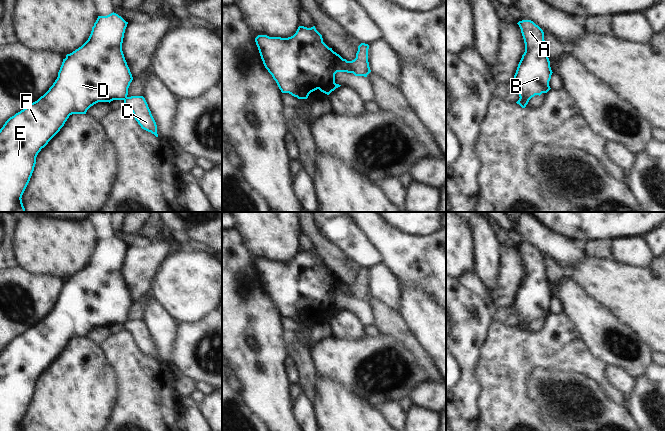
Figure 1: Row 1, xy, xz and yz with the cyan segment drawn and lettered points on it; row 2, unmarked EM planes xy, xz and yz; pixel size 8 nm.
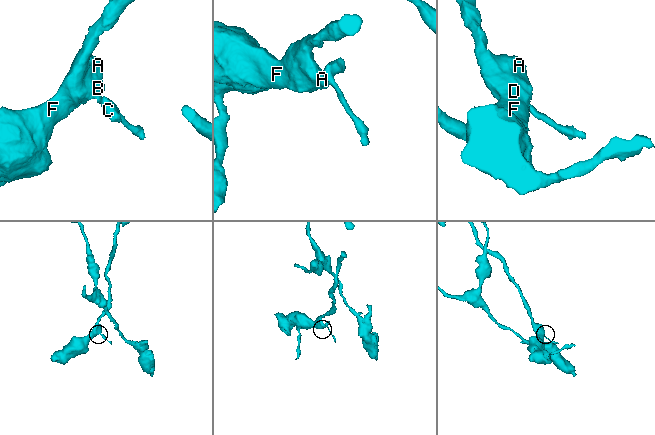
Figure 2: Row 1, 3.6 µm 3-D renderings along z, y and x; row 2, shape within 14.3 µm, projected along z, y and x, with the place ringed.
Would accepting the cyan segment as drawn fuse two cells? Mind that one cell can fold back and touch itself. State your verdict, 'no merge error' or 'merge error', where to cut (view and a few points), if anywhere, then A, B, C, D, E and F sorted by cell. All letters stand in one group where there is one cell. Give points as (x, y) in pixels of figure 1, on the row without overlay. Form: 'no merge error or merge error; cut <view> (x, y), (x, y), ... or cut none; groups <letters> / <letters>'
merge error; cut xz (348, 285), (352, 296); groups A B D E F / C

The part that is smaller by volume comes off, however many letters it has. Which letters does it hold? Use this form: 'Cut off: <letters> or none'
Cut off: C

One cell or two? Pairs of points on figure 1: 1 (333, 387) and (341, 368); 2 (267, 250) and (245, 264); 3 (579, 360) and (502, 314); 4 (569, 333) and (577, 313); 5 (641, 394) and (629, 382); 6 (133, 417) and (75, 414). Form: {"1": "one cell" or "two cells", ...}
{"1": "two cells", "2": "two cells", "3": "two cells", "4": "two cells", "5": "two cells", "6": "two cells"}

